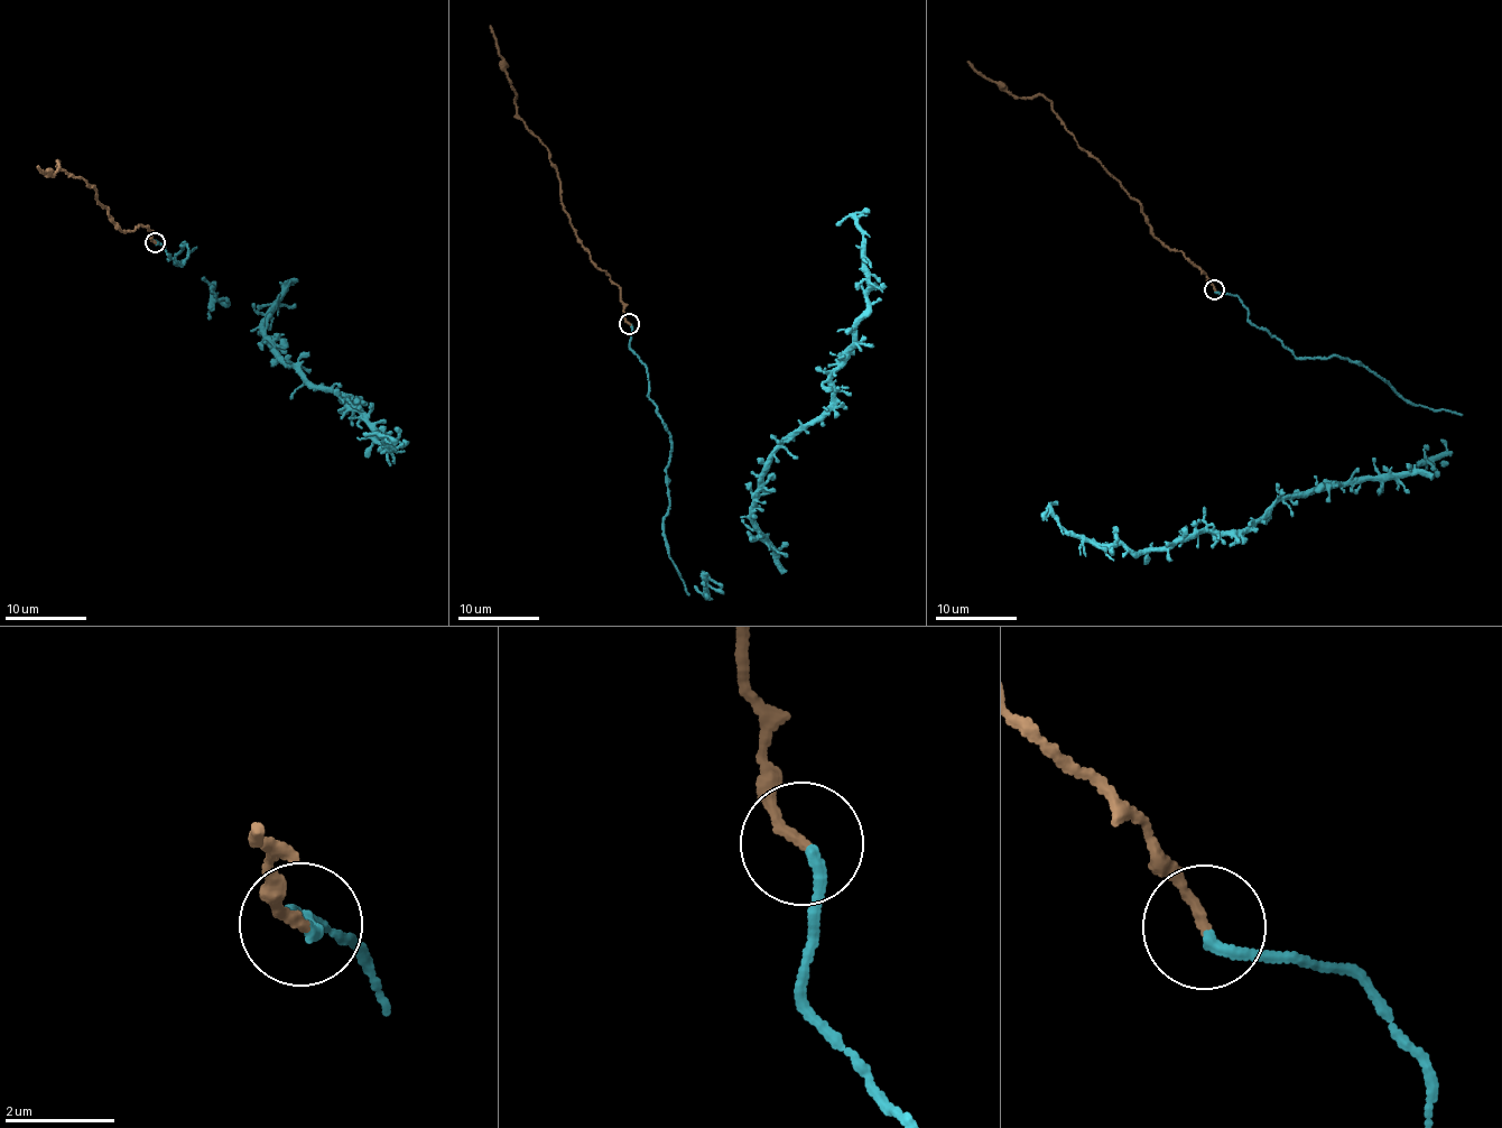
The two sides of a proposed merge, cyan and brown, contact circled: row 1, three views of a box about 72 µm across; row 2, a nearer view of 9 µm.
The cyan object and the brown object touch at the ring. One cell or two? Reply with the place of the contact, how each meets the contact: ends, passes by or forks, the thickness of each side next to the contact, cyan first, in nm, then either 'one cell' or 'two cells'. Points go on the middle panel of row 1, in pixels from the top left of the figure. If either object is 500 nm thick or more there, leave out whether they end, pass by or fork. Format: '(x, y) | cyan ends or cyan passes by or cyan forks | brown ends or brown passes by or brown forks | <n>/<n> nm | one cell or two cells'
(629, 323) | cyan ends | brown ends | 200/180 nm | one cell

